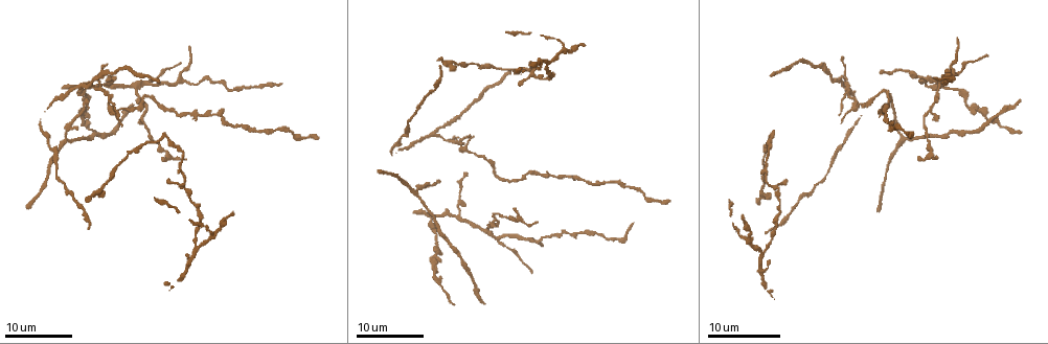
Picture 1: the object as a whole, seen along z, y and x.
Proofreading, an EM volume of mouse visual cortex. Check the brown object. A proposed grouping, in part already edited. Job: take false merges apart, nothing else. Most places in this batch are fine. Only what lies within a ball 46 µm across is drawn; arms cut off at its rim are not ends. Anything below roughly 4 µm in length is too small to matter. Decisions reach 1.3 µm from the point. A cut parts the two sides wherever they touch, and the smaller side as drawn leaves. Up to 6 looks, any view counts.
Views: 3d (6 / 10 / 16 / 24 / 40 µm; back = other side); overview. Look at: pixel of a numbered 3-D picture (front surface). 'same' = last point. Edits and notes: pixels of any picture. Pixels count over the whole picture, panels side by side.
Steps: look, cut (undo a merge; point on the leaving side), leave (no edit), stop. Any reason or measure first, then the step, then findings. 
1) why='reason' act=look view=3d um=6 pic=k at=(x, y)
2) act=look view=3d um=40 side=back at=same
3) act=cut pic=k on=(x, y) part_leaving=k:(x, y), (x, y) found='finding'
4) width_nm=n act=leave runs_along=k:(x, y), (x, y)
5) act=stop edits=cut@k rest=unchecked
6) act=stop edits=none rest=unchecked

why='three-way junction' act=look view=3d um=24 pic=1 at=(65, 139)

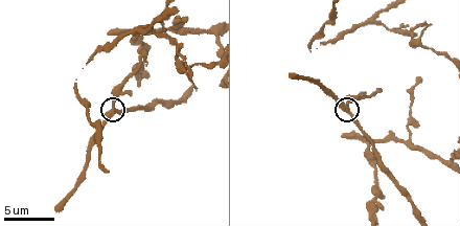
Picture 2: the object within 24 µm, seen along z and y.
why='zoom in' act=look view=3d um=10 pic=2 at=(113, 109)

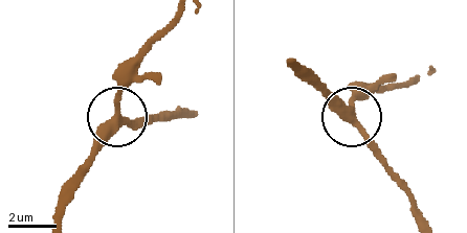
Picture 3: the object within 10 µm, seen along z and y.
act=look view=3d um=10 side=back pic=3 at=(115, 114)

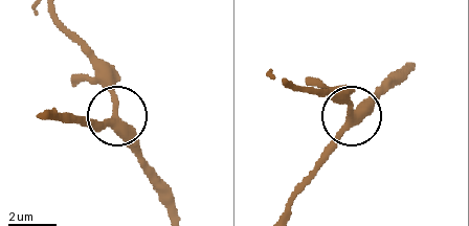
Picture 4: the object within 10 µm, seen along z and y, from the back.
side_arm_um=8 act=leave found='all the same neuron'

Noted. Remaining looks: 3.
act=look view=3d um=10 pic=2 at=(396, 185)

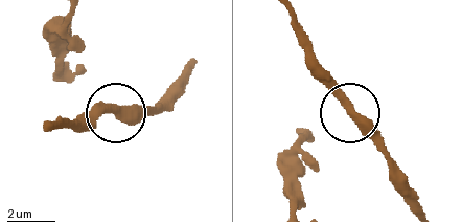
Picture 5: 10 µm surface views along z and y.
why='closer look' act=look view=3d um=6 pic=5 at=(118, 111)

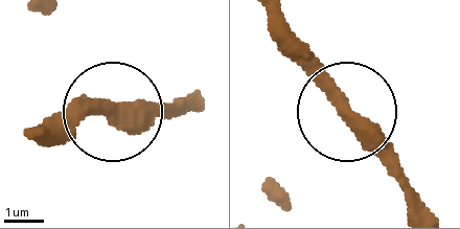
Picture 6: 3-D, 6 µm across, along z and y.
act=leave found='one neuron here'

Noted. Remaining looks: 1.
act=stop edits=none rest=unchecked

